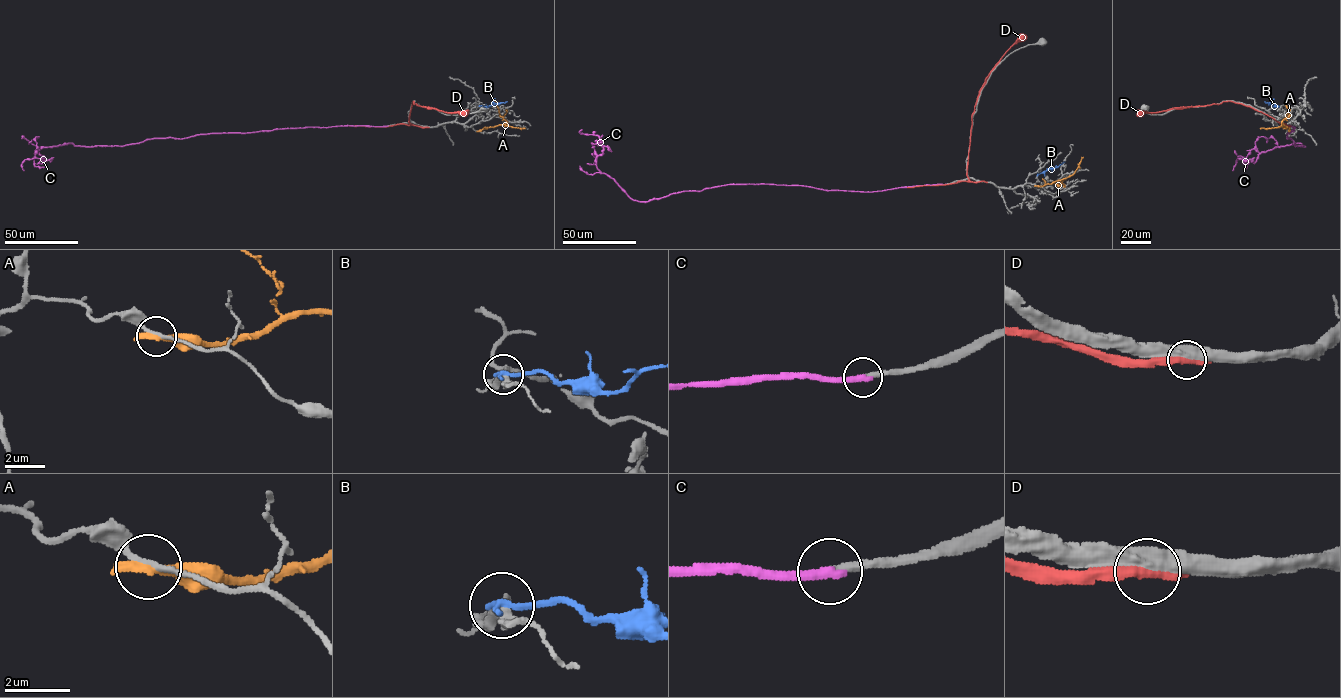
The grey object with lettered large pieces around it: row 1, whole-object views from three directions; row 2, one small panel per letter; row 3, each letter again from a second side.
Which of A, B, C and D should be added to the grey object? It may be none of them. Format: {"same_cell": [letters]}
{"same_cell": []}

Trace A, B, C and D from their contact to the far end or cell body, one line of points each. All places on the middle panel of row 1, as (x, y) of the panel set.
A: (1036, 185), (1065, 178), (1058, 186), (1053, 182)
B: (1037, 174), (1065, 162)
C: (945, 184), (863, 192), (731, 184), (638, 201), (597, 167), (602, 144), (597, 135), (581, 134), (582, 129)
D: (985, 182), (970, 181), (967, 175), (972, 114), (979, 90), (990, 72), (1005, 52), (1026, 36)

